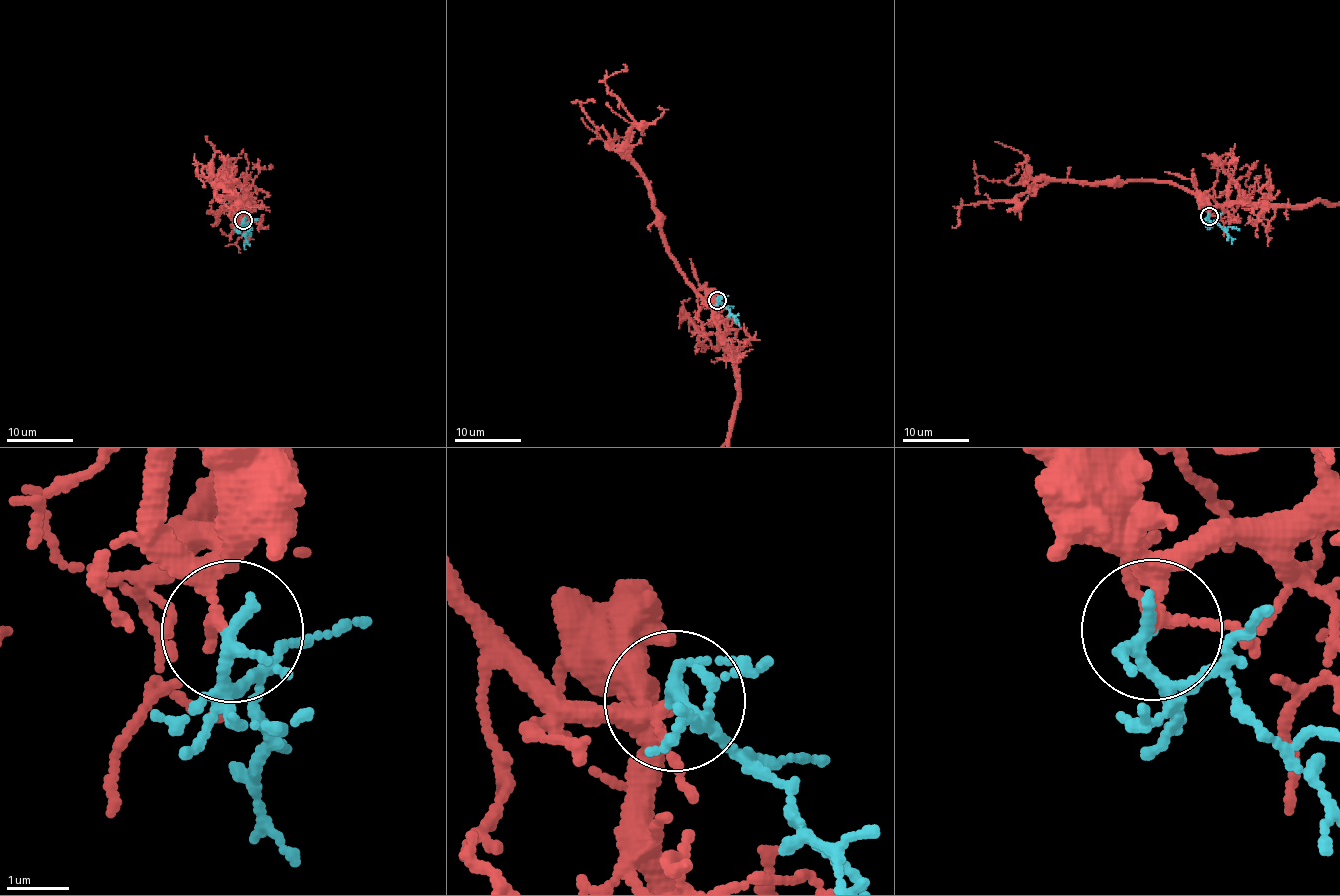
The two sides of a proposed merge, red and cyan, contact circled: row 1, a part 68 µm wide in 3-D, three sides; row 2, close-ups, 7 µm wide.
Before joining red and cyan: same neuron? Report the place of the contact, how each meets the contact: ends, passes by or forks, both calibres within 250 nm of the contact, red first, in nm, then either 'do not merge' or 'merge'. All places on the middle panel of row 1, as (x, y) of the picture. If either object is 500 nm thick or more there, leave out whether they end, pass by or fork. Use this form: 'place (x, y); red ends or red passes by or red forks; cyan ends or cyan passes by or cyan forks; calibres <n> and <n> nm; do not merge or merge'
place (717, 300); red passes by; cyan passes by; calibres 130 and 180 nm; merge

